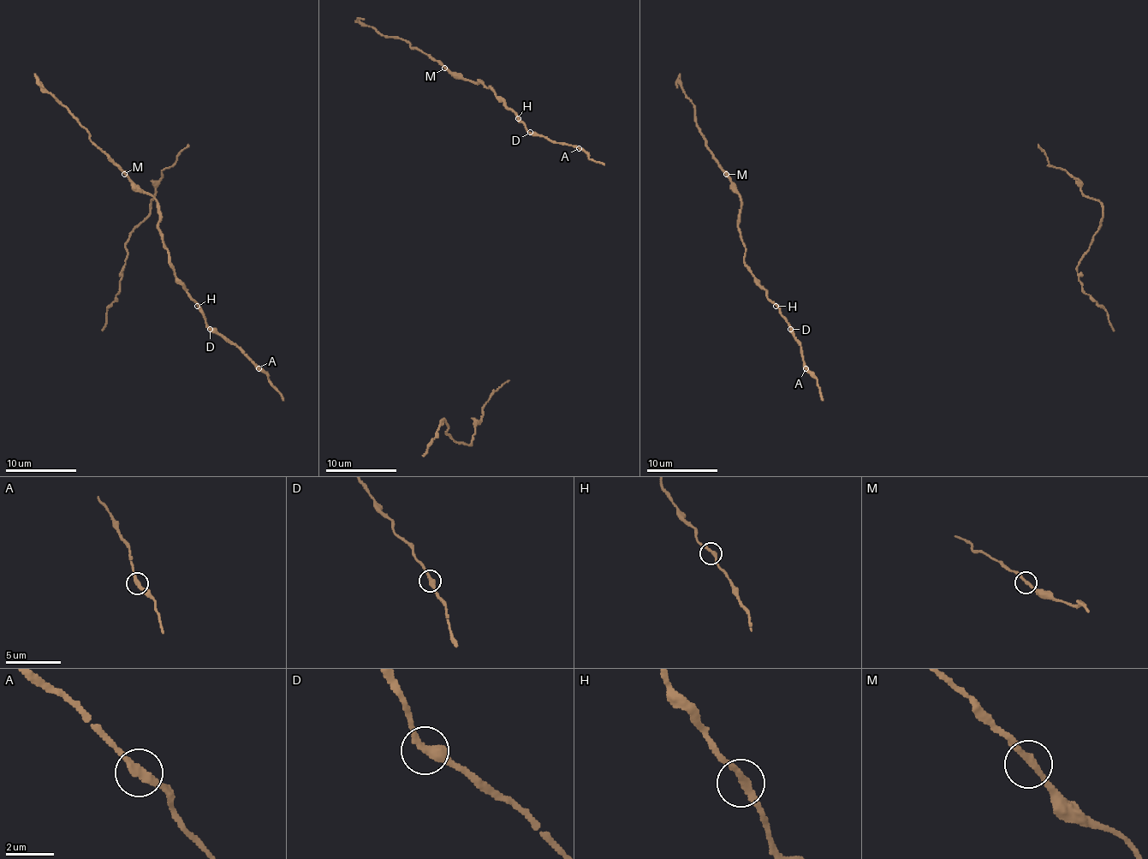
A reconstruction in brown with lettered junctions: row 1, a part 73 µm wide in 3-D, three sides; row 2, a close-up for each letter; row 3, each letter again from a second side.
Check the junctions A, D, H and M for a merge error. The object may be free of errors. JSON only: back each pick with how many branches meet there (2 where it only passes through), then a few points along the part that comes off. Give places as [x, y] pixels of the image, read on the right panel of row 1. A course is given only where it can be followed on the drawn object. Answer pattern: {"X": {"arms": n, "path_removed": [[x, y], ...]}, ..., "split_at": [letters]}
{"split_at": []}

